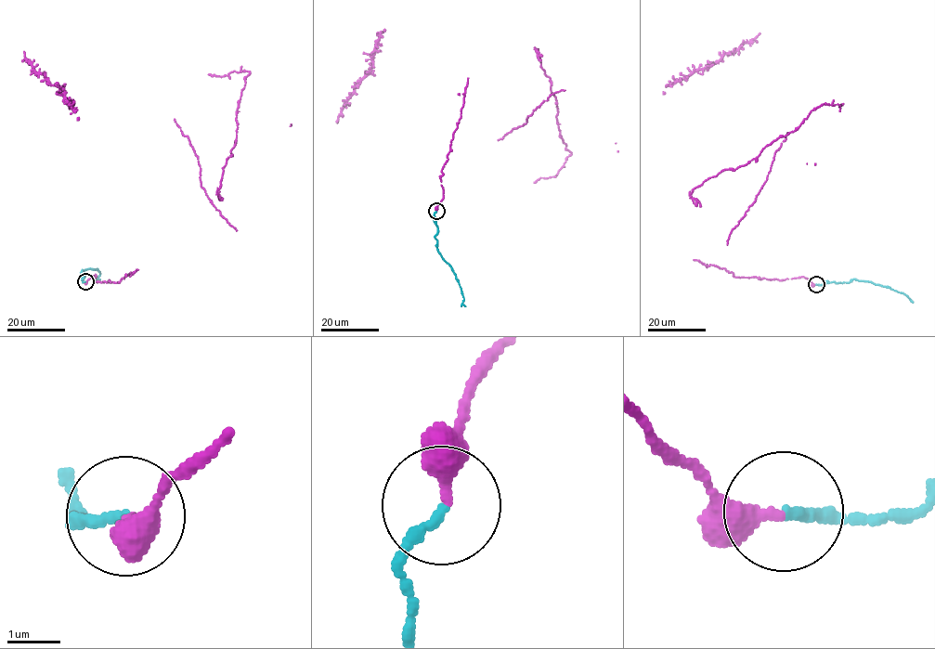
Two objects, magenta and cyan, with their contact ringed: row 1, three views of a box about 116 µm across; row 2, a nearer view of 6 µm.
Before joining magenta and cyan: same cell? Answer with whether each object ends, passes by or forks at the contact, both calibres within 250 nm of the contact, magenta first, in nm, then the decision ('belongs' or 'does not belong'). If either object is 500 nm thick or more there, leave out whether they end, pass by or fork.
magenta ends there; cyan ends there; 340 nm thick on the magenta side, 200 nm on the other; belongs

